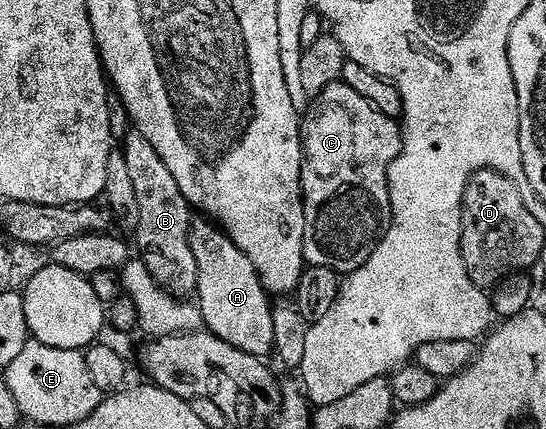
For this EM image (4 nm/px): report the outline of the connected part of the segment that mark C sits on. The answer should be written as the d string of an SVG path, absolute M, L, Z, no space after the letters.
M340 79L334 81L325 91L321 91L319 96L310 102L311 110L305 113L305 120L301 125L303 134L303 206L305 207L305 251L303 260L308 266L331 268L338 275L346 275L357 271L370 259L373 251L381 243L381 239L386 235L391 224L391 192L389 191L389 167L397 159L397 155L403 146L403 130L400 122L393 117L387 117L365 95L357 95L353 87L349 87L347 82Z

